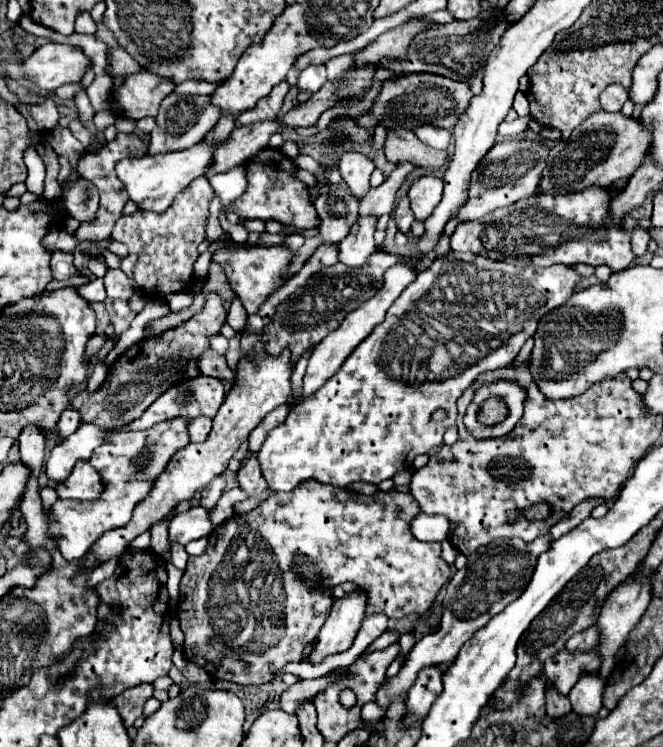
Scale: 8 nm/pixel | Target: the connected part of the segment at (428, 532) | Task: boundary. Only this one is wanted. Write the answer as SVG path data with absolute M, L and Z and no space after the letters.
M417 514L411 522L413 536L421 542L443 542L449 532L449 520L445 516L429 516L429 514Z

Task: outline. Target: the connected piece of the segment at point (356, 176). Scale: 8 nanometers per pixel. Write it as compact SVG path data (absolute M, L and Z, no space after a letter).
M345 152L339 162L339 172L345 180L345 184L351 188L353 196L359 200L369 192L369 176L375 170L375 164L371 158L359 152Z

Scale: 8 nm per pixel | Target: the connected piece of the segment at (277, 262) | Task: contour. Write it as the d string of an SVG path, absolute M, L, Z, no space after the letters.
M249 244L241 246L239 250L219 250L213 256L213 260L223 266L235 296L243 302L249 314L255 314L259 306L283 284L283 272L285 268L289 268L291 258L293 258L293 252L289 252L283 246L263 248L263 246L249 246Z

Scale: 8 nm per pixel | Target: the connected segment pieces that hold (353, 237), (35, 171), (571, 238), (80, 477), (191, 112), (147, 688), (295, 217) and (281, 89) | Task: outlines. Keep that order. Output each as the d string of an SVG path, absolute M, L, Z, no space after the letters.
M359 218L357 220L357 234L349 234L339 244L339 258L347 266L361 266L373 252L375 252L375 230L377 230L377 218Z
M29 146L24 153L24 162L28 175L25 180L27 190L37 195L38 200L45 200L43 196L46 167L35 149Z
M593 186L593 190L583 190L581 194L535 194L531 198L519 200L507 208L497 208L489 212L485 218L477 222L465 222L457 226L451 236L451 250L455 252L471 252L481 254L491 260L517 264L517 266L553 266L565 264L575 266L579 262L589 266L609 266L613 272L619 272L633 264L635 254L631 250L631 234L621 226L609 226L609 194L605 194L609 186Z
M85 460L77 462L71 476L57 484L59 498L73 498L73 500L95 500L101 496L103 478L101 474Z
M169 94L161 106L159 114L155 116L155 130L151 132L149 140L149 154L165 154L175 150L185 150L201 140L203 134L207 134L219 120L221 114L217 114L217 106L209 106L209 96L183 96L183 94Z
M141 684L121 692L117 698L111 700L111 704L117 708L127 730L133 730L133 722L143 714L143 704L147 698L151 698L151 694L153 694L153 686Z
M273 148L261 150L247 162L247 180L249 180L247 192L227 208L227 214L235 212L239 214L241 220L247 218L259 218L263 222L277 220L281 224L293 224L303 230L319 228L321 220L317 218L315 204L311 202L309 192L305 190L307 186L297 178L293 178L291 176L293 172L295 172L293 160L287 158L281 150L273 150Z
M287 82L277 84L271 90L269 96L261 98L261 102L257 102L257 106L253 110L245 110L245 114L239 114L237 120L241 124L253 124L253 122L261 122L261 120L277 120L287 90L289 90L289 84Z

